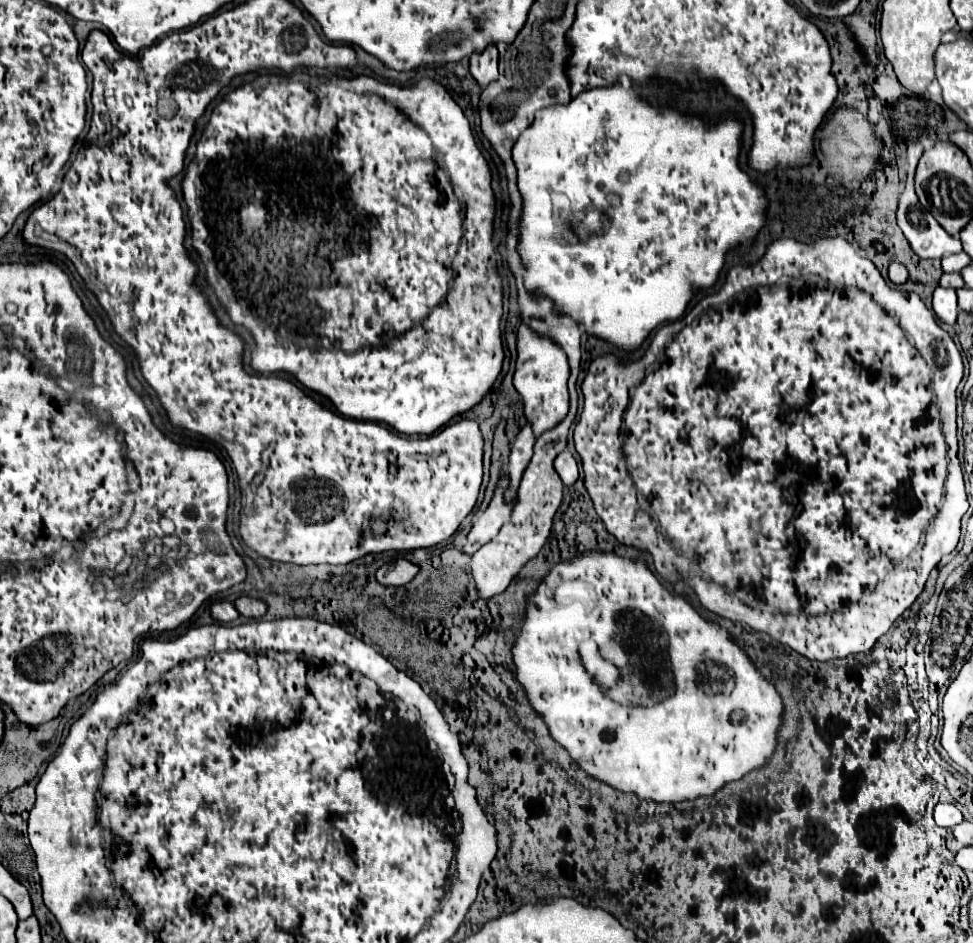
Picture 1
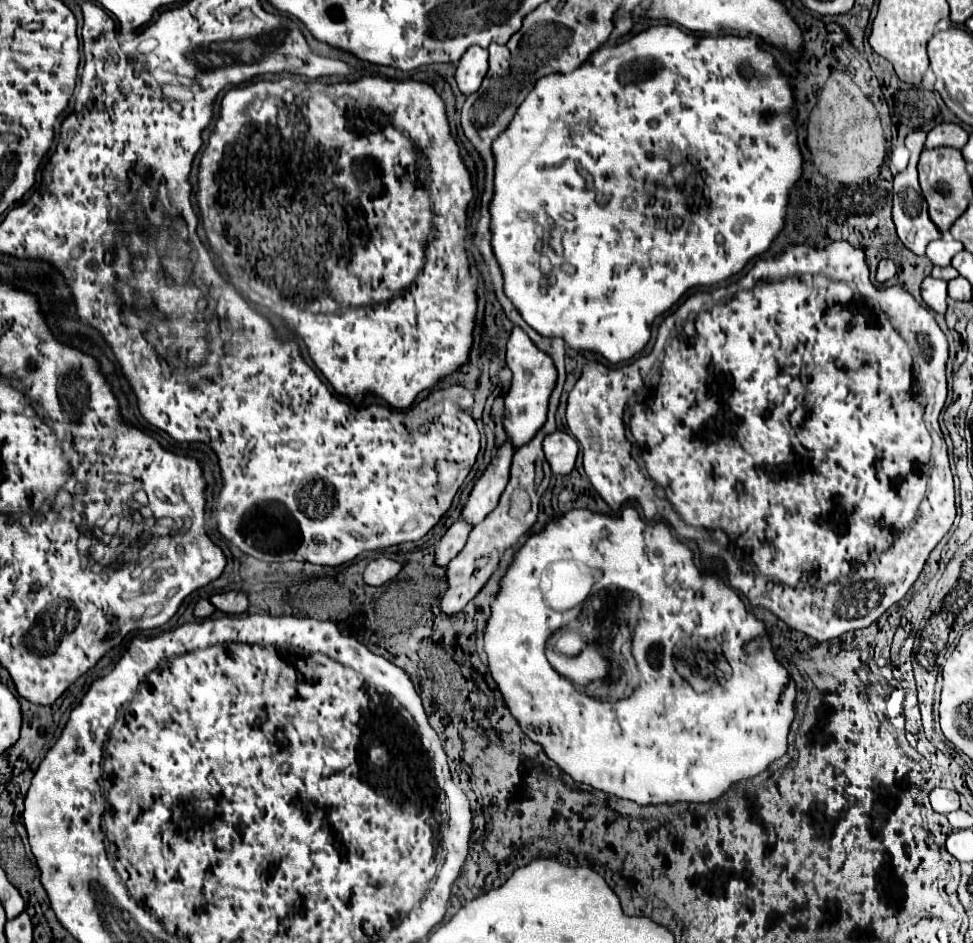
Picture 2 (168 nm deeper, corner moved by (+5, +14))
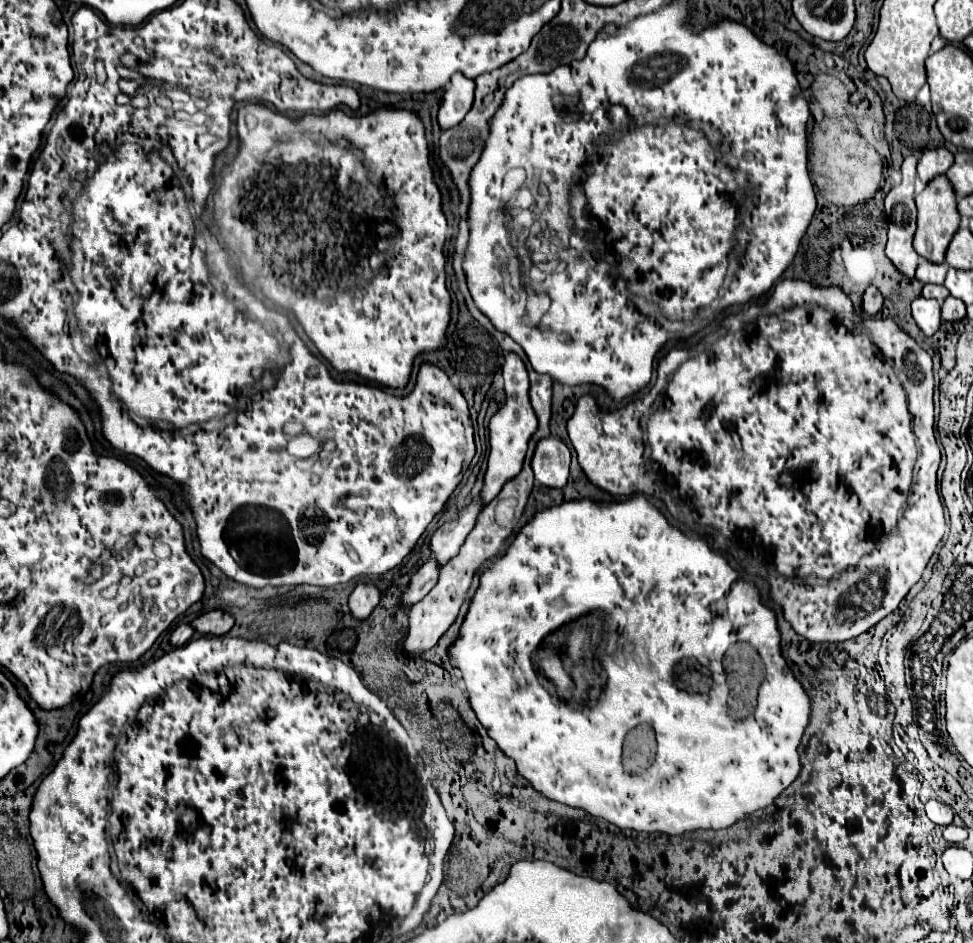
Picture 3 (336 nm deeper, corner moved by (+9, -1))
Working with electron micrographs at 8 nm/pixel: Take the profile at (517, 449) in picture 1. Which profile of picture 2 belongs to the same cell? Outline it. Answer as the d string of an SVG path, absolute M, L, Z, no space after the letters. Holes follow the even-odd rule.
M509 441L503 443L501 449L495 453L491 465L487 465L483 475L475 483L475 487L461 511L461 519L467 525L471 525L471 527L479 525L487 517L487 513L491 513L497 507L499 497L509 481L509 465L511 465L513 453L515 451L509 445Z

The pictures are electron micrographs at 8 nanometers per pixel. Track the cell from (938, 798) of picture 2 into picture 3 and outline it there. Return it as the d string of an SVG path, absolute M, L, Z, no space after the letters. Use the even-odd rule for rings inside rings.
M929 800L925 804L925 812L927 812L929 820L935 822L935 824L947 826L947 824L953 822L953 810L947 804L941 804L939 800Z

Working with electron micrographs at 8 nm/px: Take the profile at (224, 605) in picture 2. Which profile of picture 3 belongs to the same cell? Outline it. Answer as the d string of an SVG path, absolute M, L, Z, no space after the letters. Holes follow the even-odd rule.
M211 610L201 616L197 616L191 626L201 632L201 634L213 634L213 636L223 636L235 626L235 618L229 612L223 610Z

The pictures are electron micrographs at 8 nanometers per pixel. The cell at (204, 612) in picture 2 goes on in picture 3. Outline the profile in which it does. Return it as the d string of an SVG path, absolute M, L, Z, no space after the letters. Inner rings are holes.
M179 624L171 634L171 644L173 646L183 646L193 638L193 634L195 634L195 628L191 624Z

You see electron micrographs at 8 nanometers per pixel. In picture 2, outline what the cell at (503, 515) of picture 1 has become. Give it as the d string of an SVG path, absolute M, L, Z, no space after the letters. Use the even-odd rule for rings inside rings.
M455 521L447 533L441 537L437 551L435 551L435 565L447 567L447 563L459 553L459 549L465 545L465 537L469 535L471 525L465 525L465 521Z

